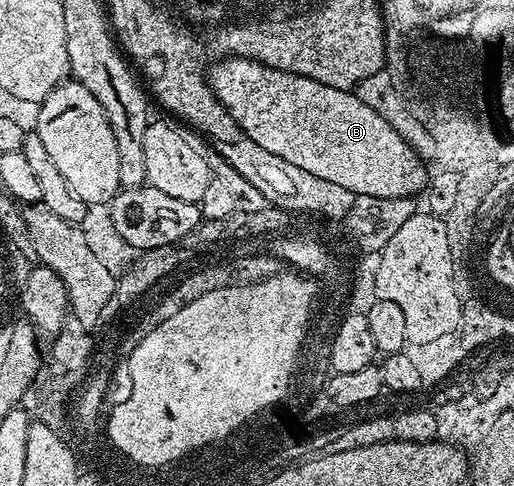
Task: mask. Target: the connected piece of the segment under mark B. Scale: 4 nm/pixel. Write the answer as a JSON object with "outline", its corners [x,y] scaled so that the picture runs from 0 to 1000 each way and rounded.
{"outline":[[[438,117],[411,142],[407,150],[407,173],[418,191],[418,202],[442,224],[446,237],[453,237],[453,245],[473,265],[475,282],[482,282],[492,294],[500,294],[500,302],[516,302],[516,311],[539,319],[547,327],[554,327],[554,335],[572,335],[576,344],[586,344],[586,352],[601,352],[601,360],[617,360],[617,368],[640,368],[640,377],[656,377],[656,385],[671,385],[671,393],[679,393],[691,401],[726,401],[728,405],[807,405],[825,389],[835,372],[835,356],[823,350],[825,333],[819,329],[817,317],[809,311],[794,290],[768,267],[751,245],[743,243],[735,228],[726,220],[718,220],[704,210],[702,200],[693,200],[689,189],[673,183],[658,183],[656,179],[640,179],[632,171],[617,171],[609,163],[593,163],[576,150],[558,148],[556,140],[535,142],[529,134],[510,134],[508,128],[484,117]]]}

